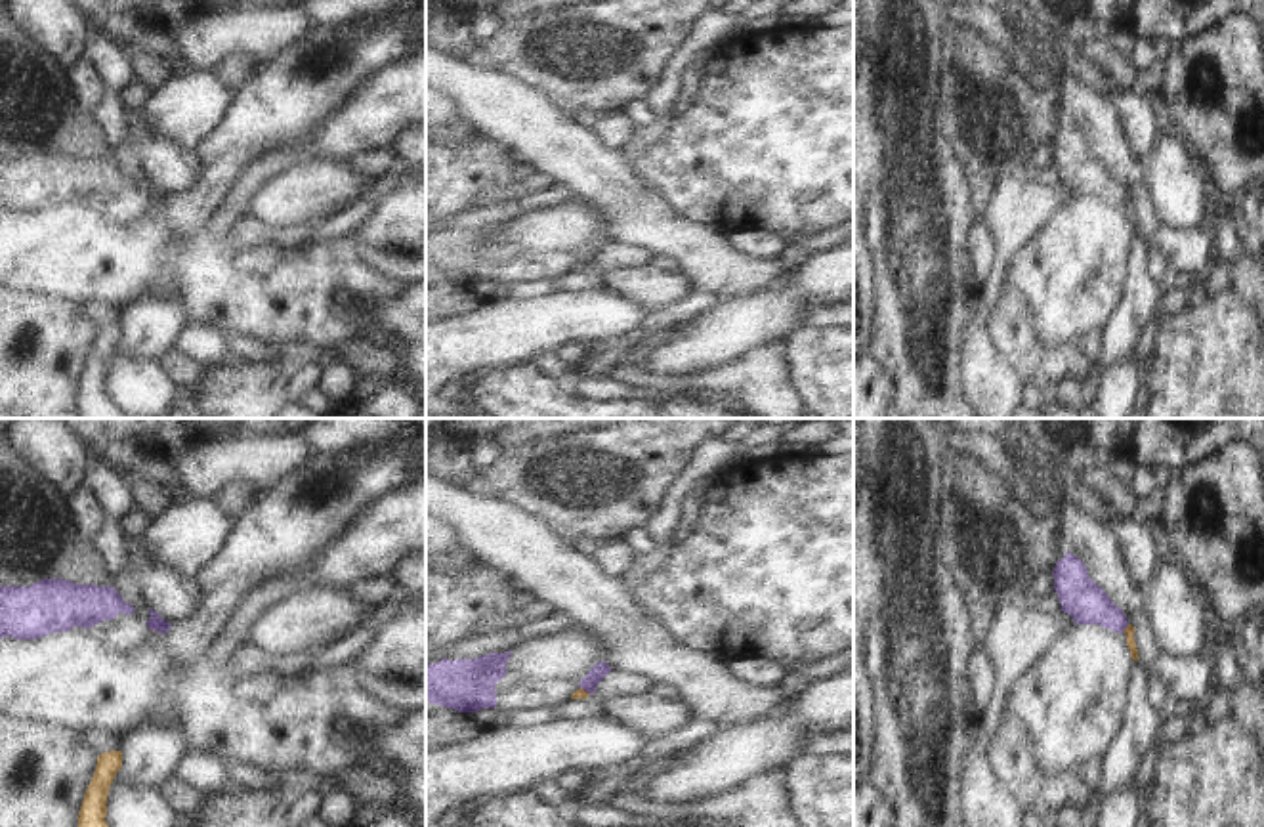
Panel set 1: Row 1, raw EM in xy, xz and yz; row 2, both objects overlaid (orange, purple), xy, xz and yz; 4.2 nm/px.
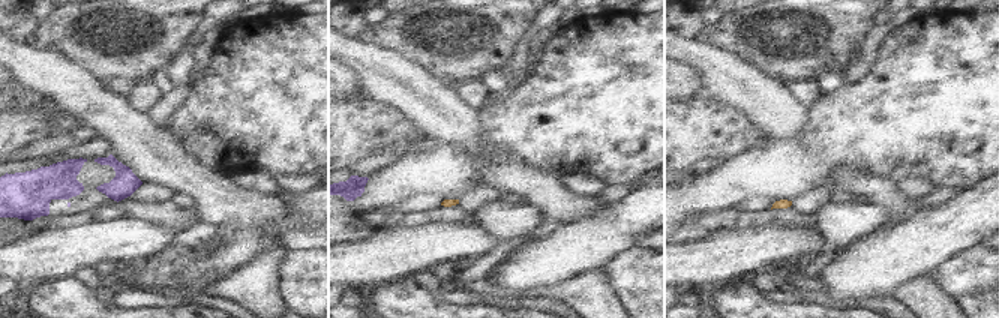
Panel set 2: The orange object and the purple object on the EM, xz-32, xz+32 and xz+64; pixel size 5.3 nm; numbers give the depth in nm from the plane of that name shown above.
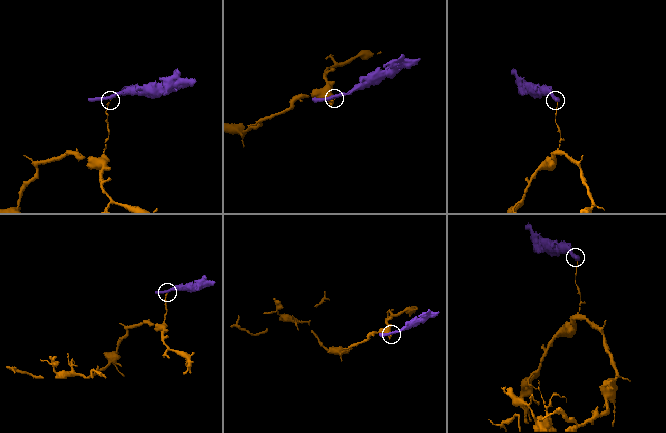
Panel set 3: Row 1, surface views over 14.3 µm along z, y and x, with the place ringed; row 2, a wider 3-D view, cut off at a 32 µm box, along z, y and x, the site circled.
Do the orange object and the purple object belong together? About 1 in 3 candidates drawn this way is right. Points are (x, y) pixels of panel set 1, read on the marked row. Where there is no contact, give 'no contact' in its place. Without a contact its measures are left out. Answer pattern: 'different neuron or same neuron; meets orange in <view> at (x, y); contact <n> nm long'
different neuron; meets orange in yz at (1125, 629); contact 40 nm long

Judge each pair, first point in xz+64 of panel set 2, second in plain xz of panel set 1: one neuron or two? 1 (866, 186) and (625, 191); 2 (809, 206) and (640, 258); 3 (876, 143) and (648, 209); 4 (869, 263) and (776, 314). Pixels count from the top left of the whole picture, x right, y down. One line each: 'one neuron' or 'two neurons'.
1: one neuron
2: one neuron
3: two neurons
4: one neuron

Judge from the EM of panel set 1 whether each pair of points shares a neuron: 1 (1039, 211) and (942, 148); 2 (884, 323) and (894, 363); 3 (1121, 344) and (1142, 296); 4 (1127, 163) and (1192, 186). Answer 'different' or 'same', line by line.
1: different
2: same
3: same
4: different

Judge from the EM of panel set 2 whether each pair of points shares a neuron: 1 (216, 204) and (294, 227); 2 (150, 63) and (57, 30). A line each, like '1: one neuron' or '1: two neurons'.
1: one neuron
2: one neuron

